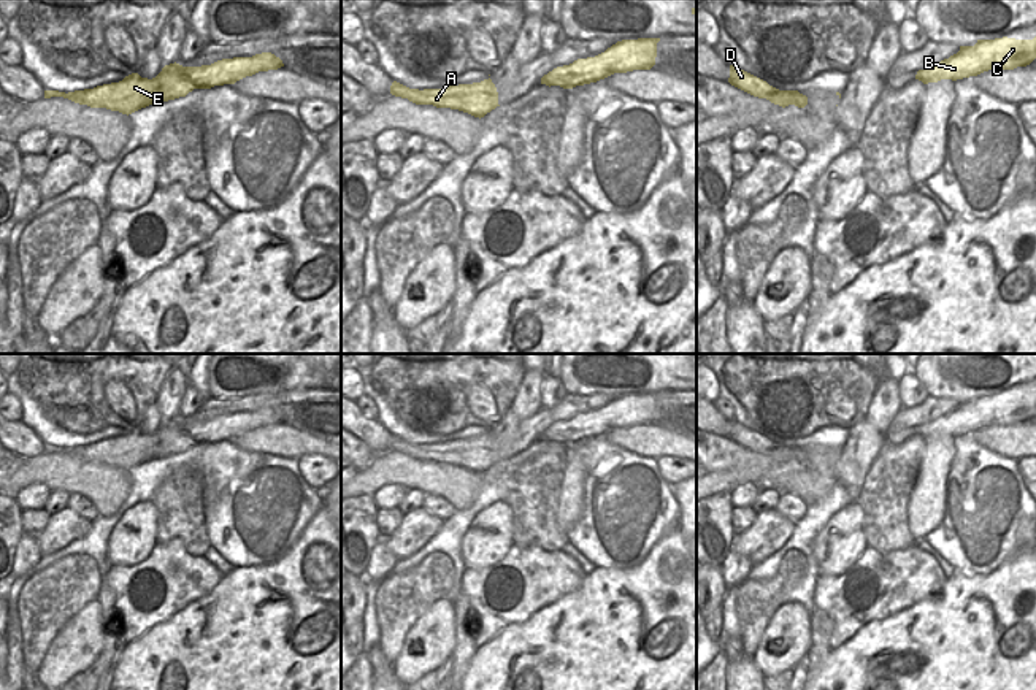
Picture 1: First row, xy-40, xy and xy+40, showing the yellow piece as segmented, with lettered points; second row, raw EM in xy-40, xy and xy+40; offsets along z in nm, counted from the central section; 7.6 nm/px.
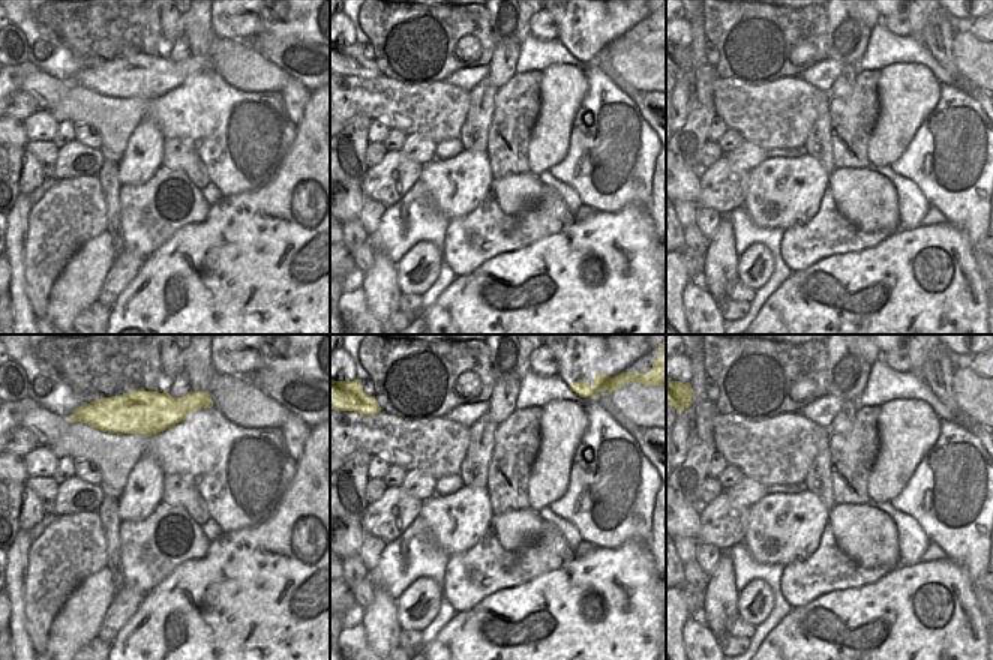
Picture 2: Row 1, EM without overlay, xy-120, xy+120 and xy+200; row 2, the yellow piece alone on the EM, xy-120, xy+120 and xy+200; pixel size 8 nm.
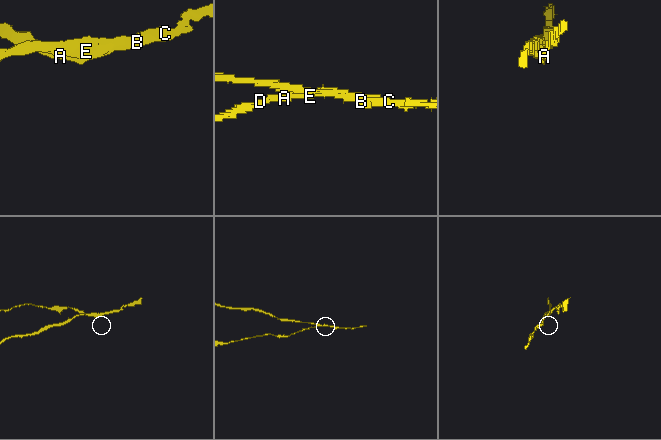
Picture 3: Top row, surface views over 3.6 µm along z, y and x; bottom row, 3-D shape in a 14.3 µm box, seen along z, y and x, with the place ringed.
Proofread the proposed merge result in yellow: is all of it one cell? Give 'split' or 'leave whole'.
split

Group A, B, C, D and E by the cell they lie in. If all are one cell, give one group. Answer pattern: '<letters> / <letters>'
A B C E / D

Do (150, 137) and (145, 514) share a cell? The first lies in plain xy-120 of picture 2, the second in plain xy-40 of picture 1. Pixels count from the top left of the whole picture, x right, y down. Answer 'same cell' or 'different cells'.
same cell

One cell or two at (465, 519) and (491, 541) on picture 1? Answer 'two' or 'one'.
two

